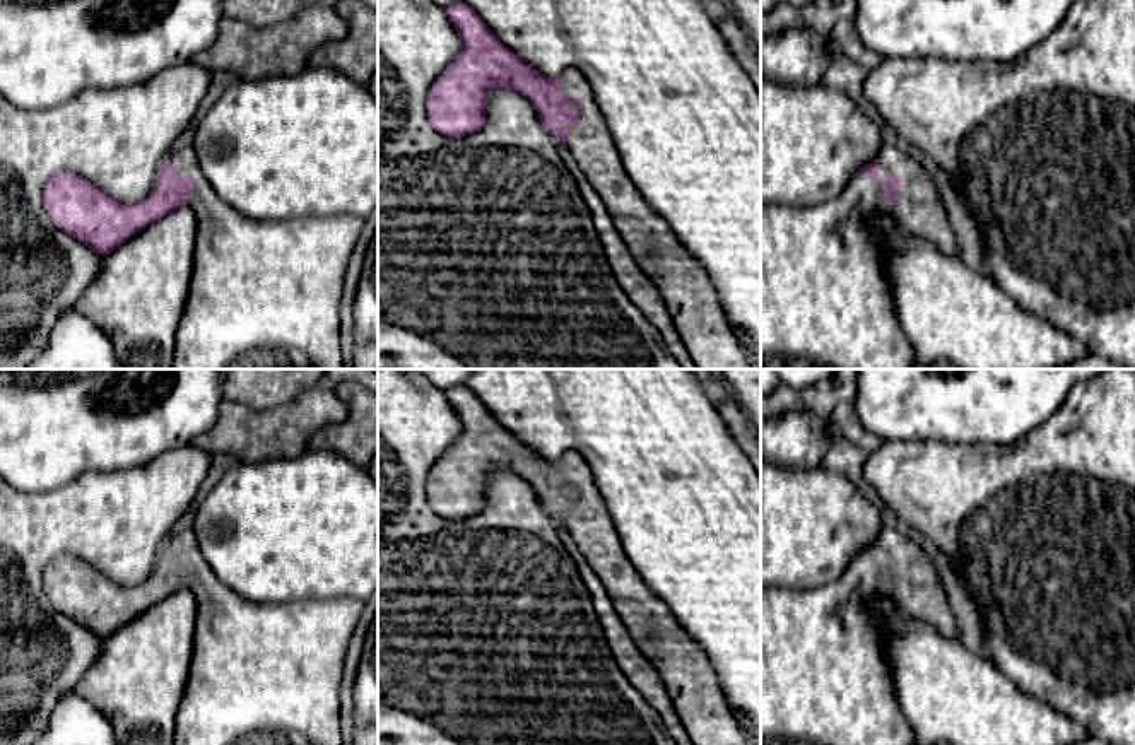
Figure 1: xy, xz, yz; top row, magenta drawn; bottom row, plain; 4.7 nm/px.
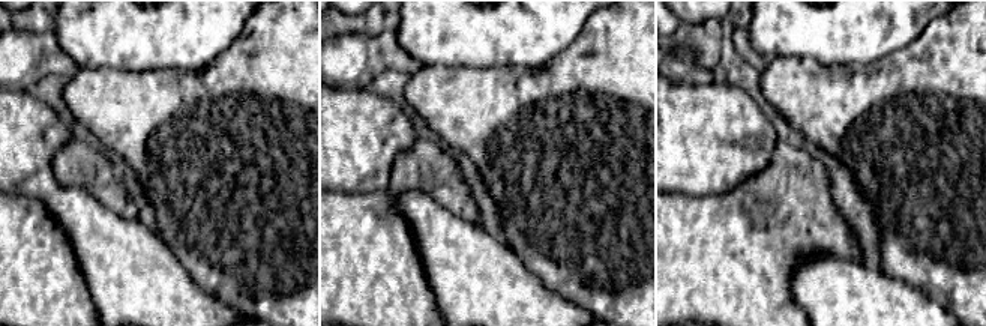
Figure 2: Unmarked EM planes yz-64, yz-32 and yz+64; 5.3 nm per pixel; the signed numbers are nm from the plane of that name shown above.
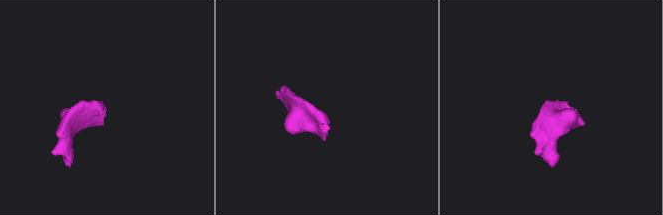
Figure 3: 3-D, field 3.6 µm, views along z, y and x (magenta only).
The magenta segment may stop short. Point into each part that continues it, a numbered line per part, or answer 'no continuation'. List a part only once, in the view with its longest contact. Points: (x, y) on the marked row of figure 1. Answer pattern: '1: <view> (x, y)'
1: yz (824, 299)

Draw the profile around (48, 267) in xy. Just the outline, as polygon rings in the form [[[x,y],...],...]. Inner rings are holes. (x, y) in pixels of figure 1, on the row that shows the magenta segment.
[[[191,62],[166,68],[142,82],[115,89],[89,89],[46,109],[21,109],[0,94],[0,369],[26,369],[43,355],[58,320],[97,277],[104,255],[62,232],[46,215],[44,185],[60,173],[74,173],[121,203],[137,203],[156,188],[173,142],[190,128],[210,87],[210,68]]]

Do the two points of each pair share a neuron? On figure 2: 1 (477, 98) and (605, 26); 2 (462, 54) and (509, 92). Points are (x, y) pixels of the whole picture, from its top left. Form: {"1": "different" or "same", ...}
{"1": "same", "2": "different"}

